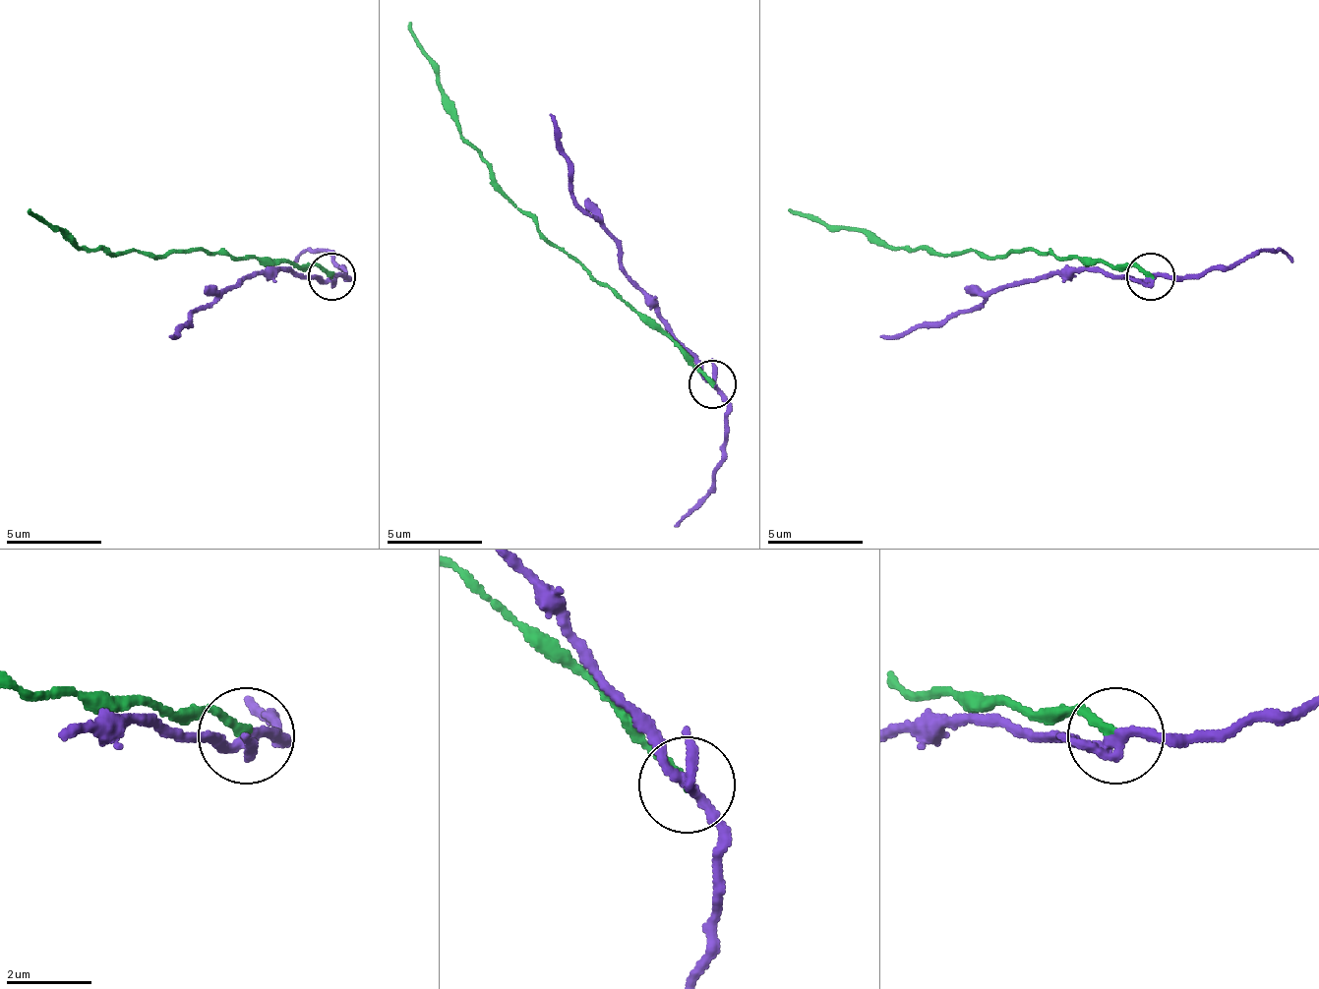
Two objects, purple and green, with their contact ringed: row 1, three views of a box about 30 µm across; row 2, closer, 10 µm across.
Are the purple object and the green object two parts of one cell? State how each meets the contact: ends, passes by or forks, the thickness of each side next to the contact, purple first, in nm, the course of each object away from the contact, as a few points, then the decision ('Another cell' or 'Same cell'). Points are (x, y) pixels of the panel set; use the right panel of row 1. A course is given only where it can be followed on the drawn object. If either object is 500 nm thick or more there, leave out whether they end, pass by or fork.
At the ring purple forks. At the ring green ends. Thickness 240 nm (purple) against 240 nm. Course of purple: (1152, 277), (1050, 272), (1008, 282), (955, 316), (878, 335). Course of green: (1152, 277), (1032, 249), (993, 259), (897, 249), (873, 244), (859, 229), (830, 229), (787, 210). Another cell

